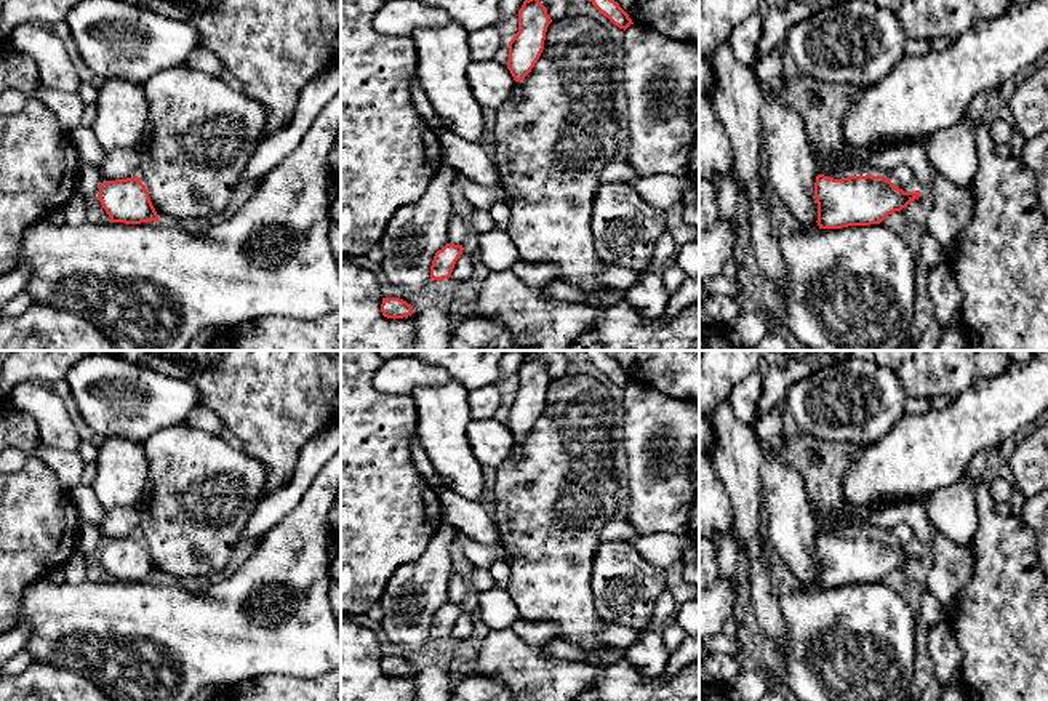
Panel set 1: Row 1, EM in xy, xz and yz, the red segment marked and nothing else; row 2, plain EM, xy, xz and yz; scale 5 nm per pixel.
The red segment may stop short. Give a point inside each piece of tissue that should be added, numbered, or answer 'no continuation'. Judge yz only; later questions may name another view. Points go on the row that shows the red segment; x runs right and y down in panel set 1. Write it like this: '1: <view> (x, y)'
no continuation

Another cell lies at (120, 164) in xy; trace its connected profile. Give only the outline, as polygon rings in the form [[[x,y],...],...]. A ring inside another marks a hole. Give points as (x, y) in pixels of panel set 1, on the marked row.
[[[115,149],[112,152],[107,152],[104,160],[94,168],[99,171],[102,182],[138,176],[138,150]]]

